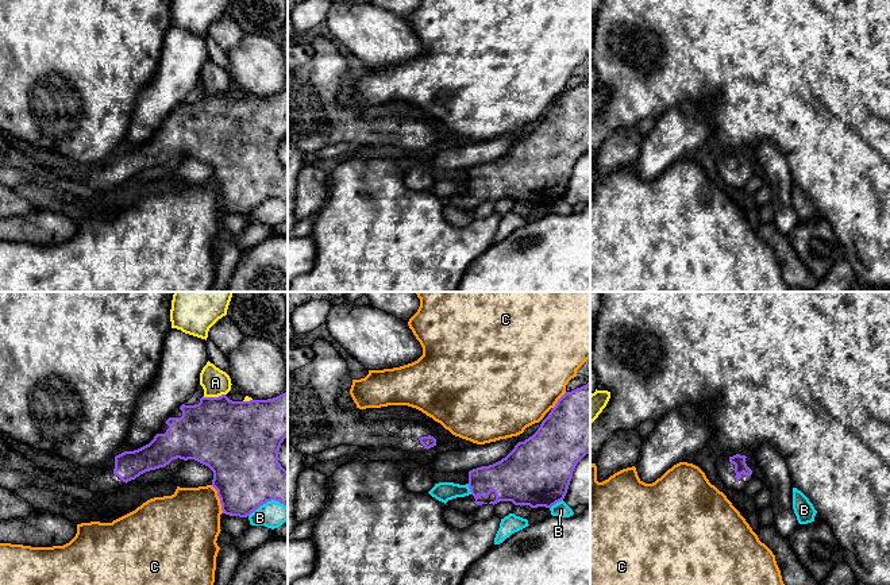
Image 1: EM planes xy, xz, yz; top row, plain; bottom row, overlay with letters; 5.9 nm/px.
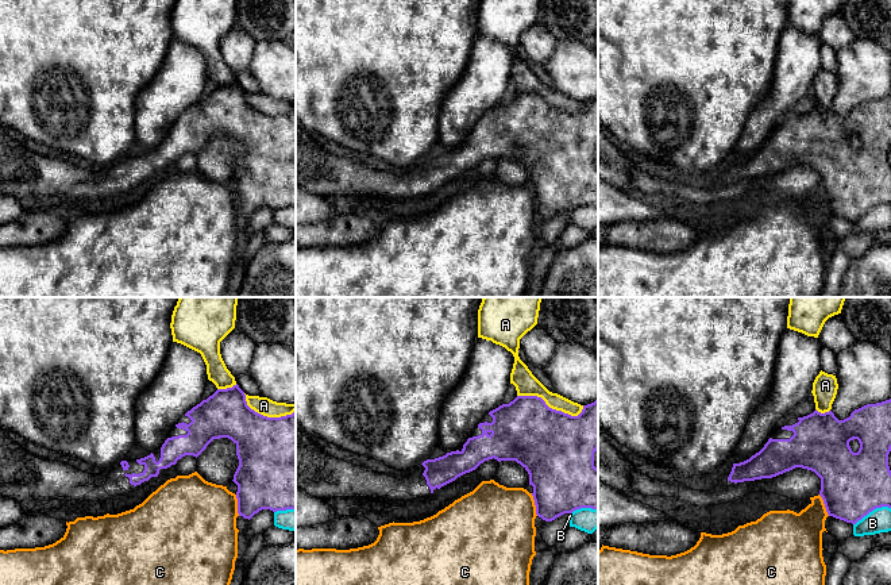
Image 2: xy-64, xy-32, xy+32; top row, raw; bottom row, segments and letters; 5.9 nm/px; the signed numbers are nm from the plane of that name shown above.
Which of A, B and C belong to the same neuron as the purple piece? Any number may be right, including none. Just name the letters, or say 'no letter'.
no letter

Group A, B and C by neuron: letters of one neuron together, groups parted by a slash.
A / B / C

